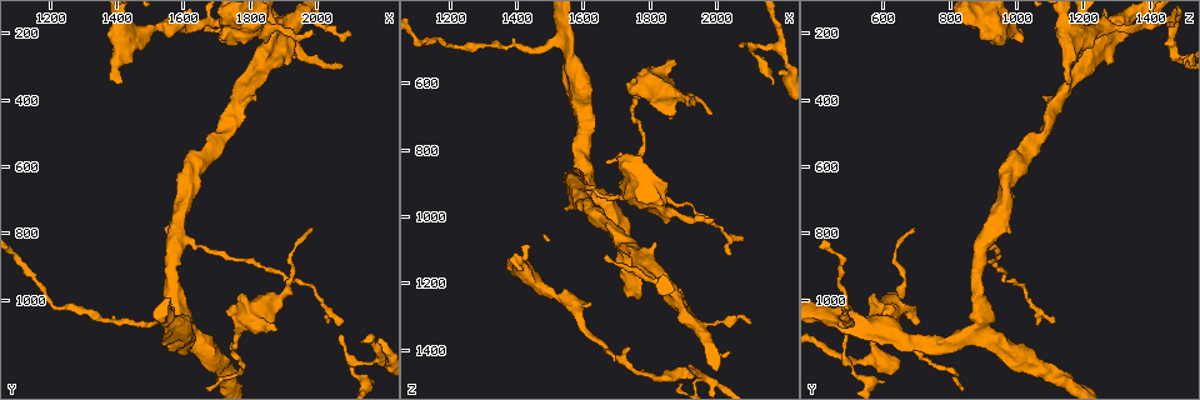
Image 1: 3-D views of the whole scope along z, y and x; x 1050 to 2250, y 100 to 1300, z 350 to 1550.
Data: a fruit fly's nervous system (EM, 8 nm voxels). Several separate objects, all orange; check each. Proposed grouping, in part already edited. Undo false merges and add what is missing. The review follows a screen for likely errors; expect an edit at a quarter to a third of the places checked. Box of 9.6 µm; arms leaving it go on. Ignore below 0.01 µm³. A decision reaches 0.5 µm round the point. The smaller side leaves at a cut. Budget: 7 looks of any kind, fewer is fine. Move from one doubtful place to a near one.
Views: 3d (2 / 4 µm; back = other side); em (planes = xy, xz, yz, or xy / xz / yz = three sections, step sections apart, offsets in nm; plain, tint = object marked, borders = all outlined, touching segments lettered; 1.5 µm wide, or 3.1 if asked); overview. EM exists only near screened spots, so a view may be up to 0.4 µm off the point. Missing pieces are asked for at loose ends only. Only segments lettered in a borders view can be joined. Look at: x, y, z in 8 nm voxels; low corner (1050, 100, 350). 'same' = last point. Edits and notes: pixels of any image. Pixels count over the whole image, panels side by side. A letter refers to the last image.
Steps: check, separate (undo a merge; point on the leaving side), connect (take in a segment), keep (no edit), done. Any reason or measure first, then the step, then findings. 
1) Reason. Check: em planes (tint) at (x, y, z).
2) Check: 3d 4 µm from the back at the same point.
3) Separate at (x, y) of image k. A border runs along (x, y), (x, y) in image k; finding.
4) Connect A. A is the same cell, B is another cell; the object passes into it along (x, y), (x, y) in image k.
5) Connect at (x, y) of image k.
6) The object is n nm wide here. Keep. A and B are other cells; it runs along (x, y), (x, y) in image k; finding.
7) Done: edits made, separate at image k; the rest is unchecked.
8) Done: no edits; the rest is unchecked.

Thick end. Check: 3d 4 µm at (1710, 200, 940).

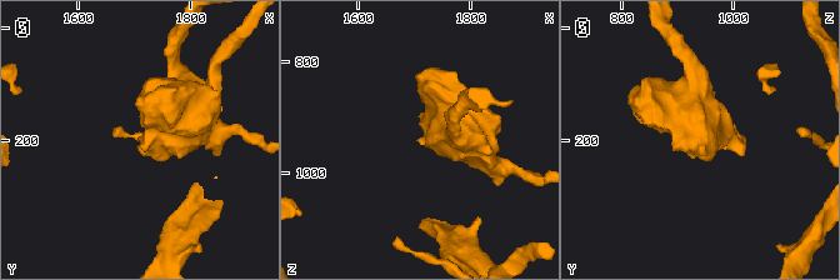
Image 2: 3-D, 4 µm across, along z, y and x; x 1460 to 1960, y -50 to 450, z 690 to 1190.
Shape alone is not enough. Check: em planes (borders) at (1710, 210, 945).

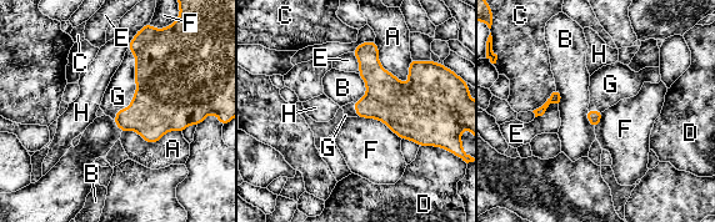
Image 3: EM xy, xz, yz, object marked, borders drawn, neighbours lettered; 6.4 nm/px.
Connect G. G is the same cell, A, B, C, D, E, F and H are other cells; the object passes into it along (175, 82), (136, 86), (118, 96) in image 3; it goes on there.

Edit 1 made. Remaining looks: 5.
An open end. Check: em planes (borders) at (1880, 1080, 540).

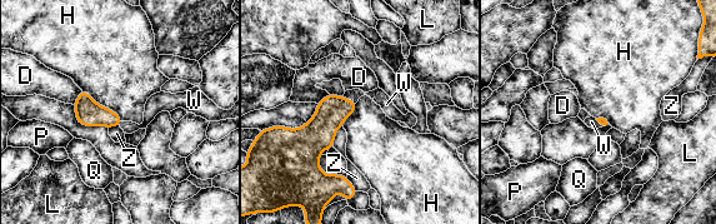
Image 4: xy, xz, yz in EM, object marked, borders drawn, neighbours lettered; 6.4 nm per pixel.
The longest contact is with H, 340 nm. Connect W. W is the same cell, D, H, L, P, Q and Z are other cells; the neuron continues.

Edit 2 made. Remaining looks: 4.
See it whole again. Check: overview.

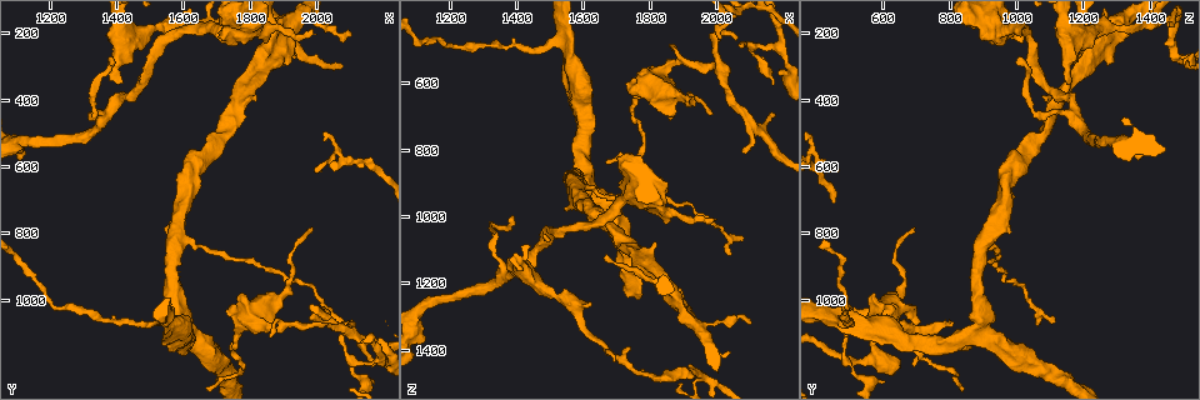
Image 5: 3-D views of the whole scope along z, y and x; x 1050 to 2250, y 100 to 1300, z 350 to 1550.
Side arm on a straight run. Check: 3d 4 µm at (2190, 1180, 500).

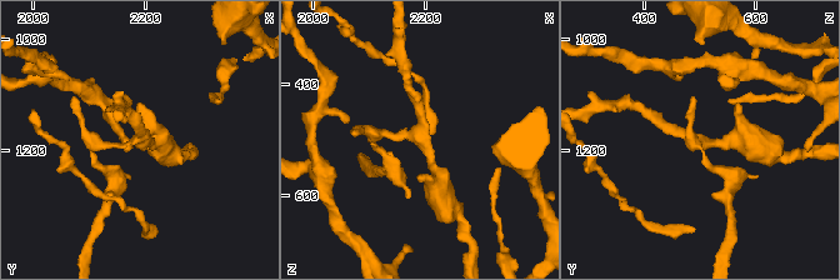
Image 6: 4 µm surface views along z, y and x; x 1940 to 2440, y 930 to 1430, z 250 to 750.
3 arms meet here; need the tissue. Check: em planes (borders) at (2185, 1185, 495).

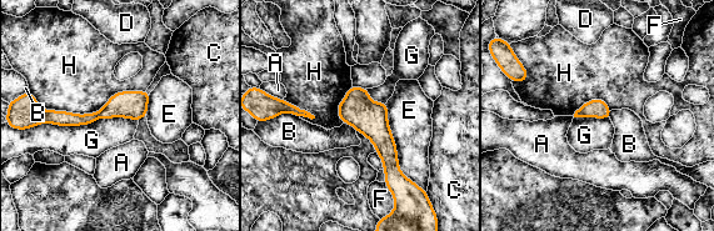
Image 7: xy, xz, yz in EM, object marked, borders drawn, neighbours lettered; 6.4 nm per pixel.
The object is 120 nm wide here. Separate at (59, 117) of image 7. A, B, C, D, E, F, G and H are other cells; a border runs along (96, 113), (99, 117) in image 7; a second neuron is stuck on.

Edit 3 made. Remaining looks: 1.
Done: edits made, connect at image 3, connect at image 4, separate at image 7; the rest is unchecked.

